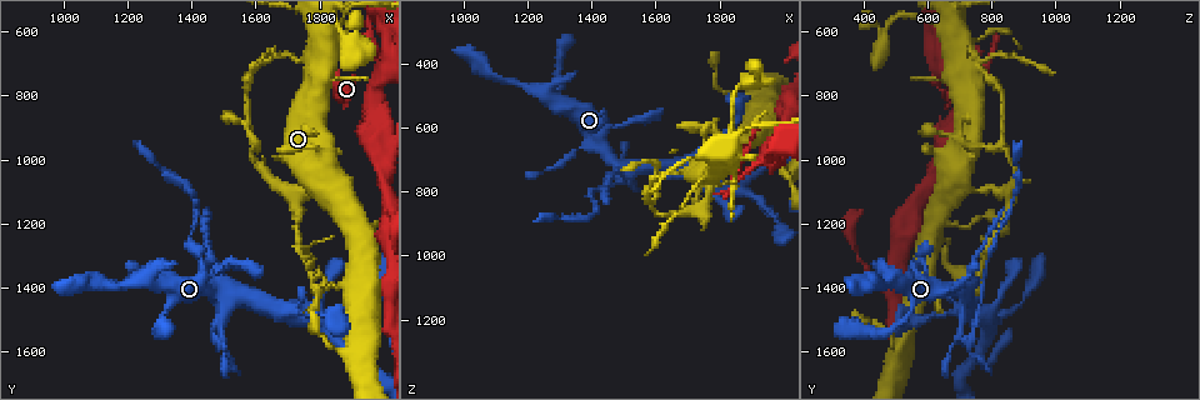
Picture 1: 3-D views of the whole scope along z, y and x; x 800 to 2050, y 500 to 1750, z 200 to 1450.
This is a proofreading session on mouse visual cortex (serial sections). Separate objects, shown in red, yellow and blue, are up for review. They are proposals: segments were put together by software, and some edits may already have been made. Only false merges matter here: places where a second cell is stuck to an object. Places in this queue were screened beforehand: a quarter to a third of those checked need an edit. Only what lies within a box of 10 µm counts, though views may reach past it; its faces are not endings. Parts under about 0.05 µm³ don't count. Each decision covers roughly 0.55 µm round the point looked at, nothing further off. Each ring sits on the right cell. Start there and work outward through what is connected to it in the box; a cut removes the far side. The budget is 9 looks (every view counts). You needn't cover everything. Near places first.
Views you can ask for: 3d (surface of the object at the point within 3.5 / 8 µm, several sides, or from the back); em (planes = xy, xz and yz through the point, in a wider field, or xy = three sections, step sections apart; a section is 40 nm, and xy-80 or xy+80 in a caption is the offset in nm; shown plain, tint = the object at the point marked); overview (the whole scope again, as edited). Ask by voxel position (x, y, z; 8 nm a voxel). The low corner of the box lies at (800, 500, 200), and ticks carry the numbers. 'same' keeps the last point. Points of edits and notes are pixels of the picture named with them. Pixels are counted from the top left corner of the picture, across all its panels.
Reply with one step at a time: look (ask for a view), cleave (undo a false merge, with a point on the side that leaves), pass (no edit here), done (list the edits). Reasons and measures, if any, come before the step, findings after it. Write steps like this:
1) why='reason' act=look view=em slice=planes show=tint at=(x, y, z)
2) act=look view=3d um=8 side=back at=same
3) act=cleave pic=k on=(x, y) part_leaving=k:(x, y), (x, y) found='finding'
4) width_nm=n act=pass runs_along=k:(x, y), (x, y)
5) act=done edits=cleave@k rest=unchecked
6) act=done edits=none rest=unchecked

why='sharp bend' act=look view=3d um=3.5 at=(1490, 1540, 700)

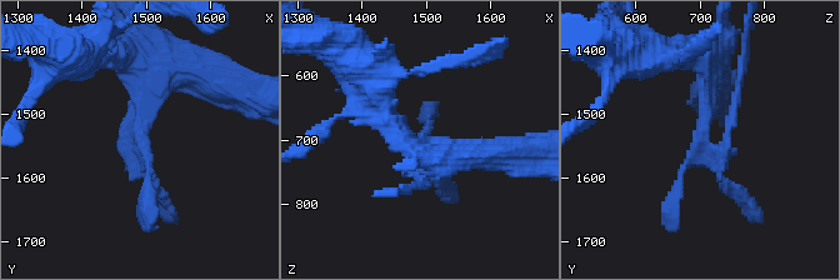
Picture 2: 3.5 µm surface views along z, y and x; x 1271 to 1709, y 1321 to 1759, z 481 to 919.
act=look view=em slice=xy step=1 show=tint at=(1490, 1540, 700)

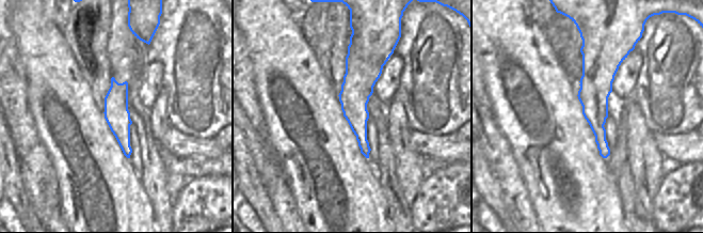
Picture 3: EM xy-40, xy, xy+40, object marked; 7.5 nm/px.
act=cleave pic=2 on=(715, 154) part_leaving=2:(708, 114), (701, 140), (724, 148), (740, 86) found='a second cell is stuck on'

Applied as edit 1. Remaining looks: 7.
act=look view=3d um=8 at=(1850, 1530, 790)

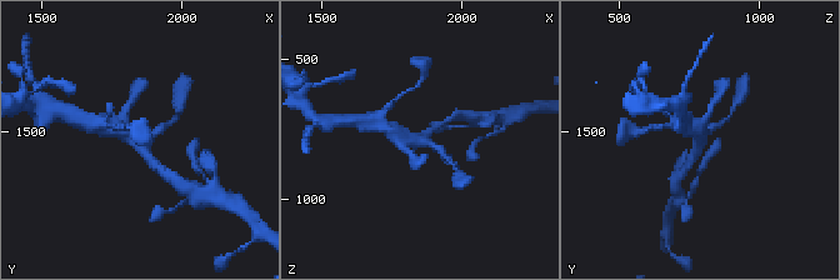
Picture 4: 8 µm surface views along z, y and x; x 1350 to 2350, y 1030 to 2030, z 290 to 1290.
why='closer look' act=look view=3d um=3.5 at=same

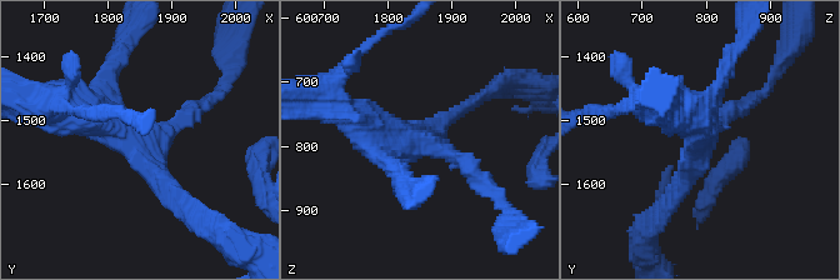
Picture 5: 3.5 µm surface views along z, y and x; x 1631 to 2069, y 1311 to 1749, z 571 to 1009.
arms=3 arm_widths_nm=200,250,450 act=look view=em slice=planes show=tint at=(1840, 1525, 790)

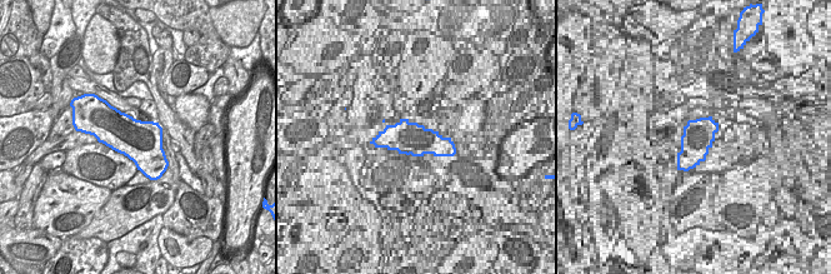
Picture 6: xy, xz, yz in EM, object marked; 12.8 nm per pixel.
act=pass runs_along=5:(65, 108), (134, 135), (180, 196) found='all the same cell'

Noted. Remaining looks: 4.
why='calibre changes' act=look view=3d um=3.5 at=(1970, 1250, 640)

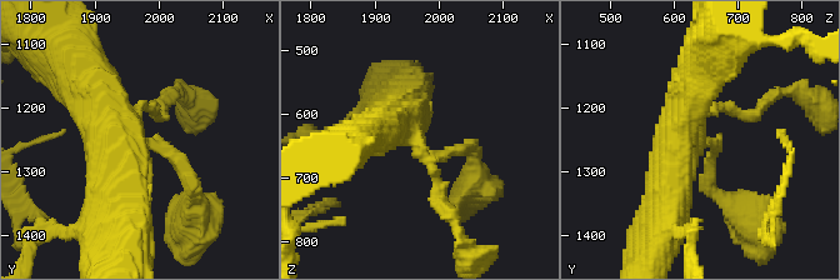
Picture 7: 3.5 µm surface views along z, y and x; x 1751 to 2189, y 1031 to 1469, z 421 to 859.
arms=4 arm_widths_nm=150,150,500,600 why='shape alone is not enough' act=look view=em slice=xy step=3 show=tint at=(1965, 1245, 635)

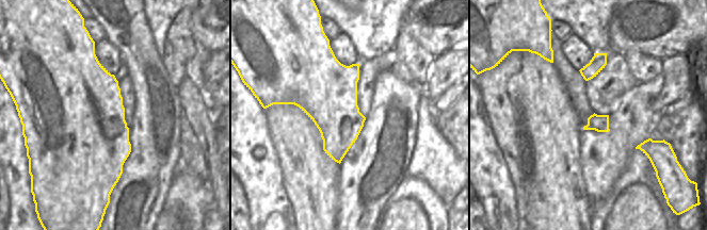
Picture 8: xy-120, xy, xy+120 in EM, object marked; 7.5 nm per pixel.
act=pass runs_along=7:(73, 61), (123, 141), (119, 210) found='continuous, no second cell'

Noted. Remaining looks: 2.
why='arms part here' act=look view=3d um=8 at=(1950, 610, 700)

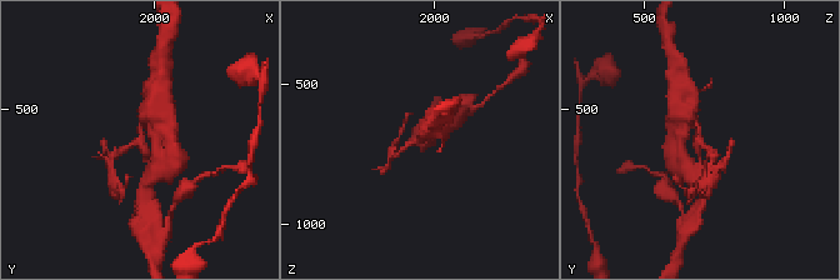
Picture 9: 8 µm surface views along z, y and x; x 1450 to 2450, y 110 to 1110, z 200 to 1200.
arms=3 arm_widths_nm=100,150,150 why='need the tissue' act=look view=em slice=planes show=tint at=same

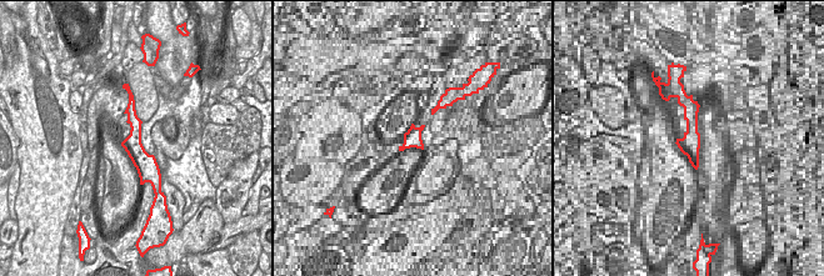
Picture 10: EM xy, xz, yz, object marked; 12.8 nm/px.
act=pass runs_along=9:(390, 153), (433, 135) found='one cell here'

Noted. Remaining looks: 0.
act=done edits=cleave@2 rest=unchecked

